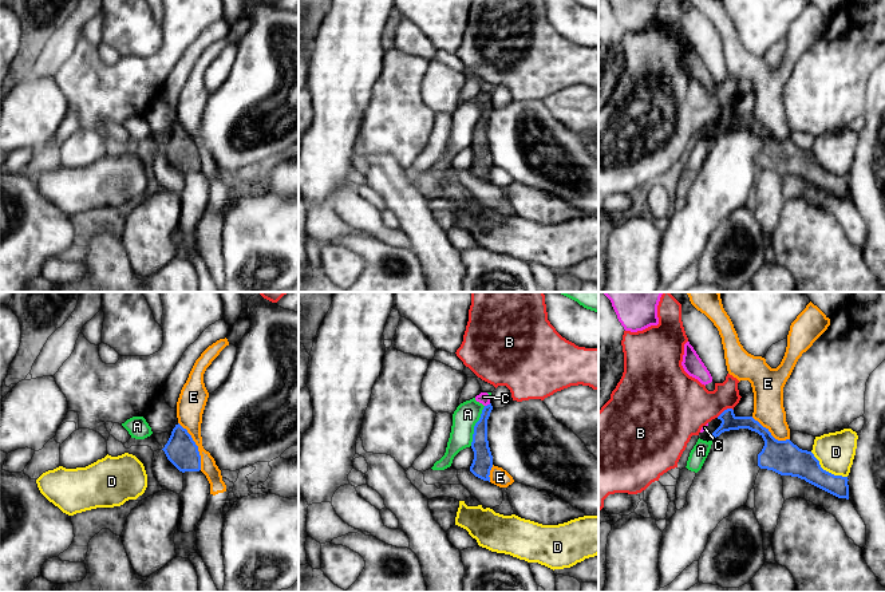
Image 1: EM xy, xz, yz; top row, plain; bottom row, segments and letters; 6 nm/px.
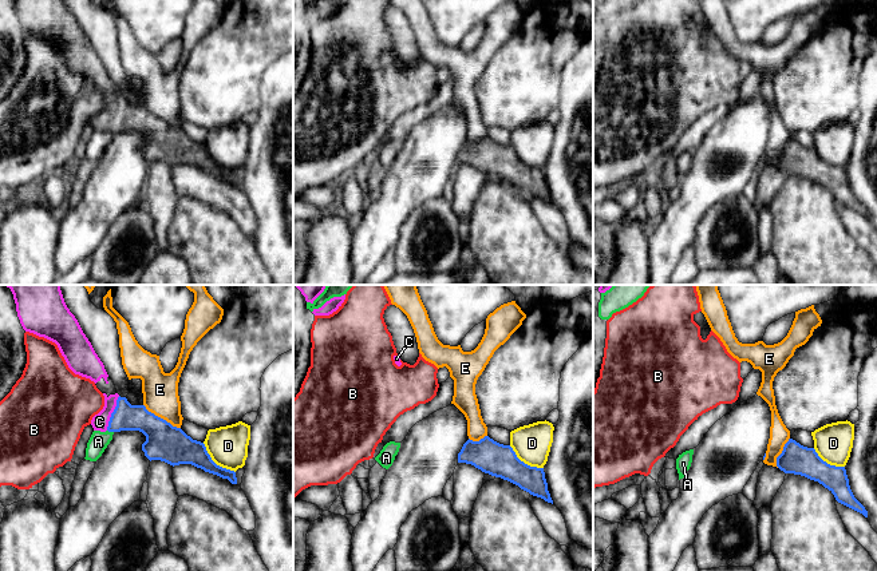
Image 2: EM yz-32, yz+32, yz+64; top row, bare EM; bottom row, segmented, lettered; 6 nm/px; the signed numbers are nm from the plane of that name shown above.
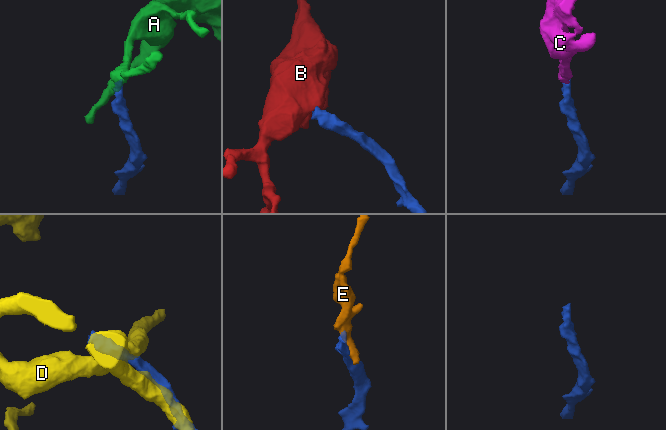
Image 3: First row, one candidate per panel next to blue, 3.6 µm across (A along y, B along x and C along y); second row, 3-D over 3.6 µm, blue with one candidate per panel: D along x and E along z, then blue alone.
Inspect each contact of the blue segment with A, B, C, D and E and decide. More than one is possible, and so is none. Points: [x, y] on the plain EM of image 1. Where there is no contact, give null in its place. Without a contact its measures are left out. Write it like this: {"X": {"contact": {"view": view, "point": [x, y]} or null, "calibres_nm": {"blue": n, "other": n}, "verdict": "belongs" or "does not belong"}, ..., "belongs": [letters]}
{"A": {"contact": {"view": "xz", "point": [474, 126]}, "calibres_nm": {"blue": 120, "other": 150}, "verdict": "does not belong"}, "B": {"contact": {"view": "yz", "point": [725, 110]}, "calibres_nm": {"blue": 100, "other": 340}, "verdict": "does not belong"}, "C": {"contact": {"view": "xz", "point": [488, 105]}, "calibres_nm": {"blue": 110, "other": 70}, "verdict": "belongs"}, "D": {"contact": {"view": "yz", "point": [825, 170]}, "calibres_nm": {"blue": 200, "other": 220}, "verdict": "does not belong"}, "E": {"contact": {"view": "xy", "point": [197, 146]}, "calibres_nm": {"blue": 190, "other": 170}, "verdict": "does not belong"}, "belongs": ["C"]}

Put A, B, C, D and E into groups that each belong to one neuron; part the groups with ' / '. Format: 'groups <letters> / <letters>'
groups A / B / C / D / E

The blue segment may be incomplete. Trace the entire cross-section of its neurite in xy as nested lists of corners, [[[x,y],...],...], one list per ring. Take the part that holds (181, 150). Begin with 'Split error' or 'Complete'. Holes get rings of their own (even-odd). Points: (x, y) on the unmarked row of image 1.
Complete. [[[179,123],[171,131],[171,135],[162,149],[167,159],[182,173],[199,171],[201,155],[198,146],[191,135]]]

